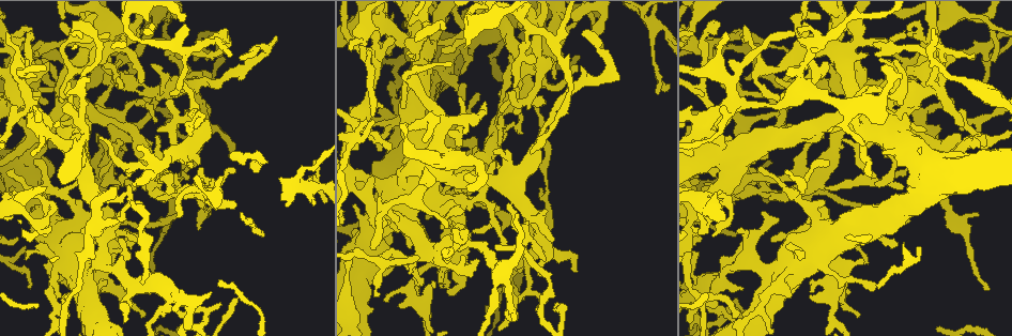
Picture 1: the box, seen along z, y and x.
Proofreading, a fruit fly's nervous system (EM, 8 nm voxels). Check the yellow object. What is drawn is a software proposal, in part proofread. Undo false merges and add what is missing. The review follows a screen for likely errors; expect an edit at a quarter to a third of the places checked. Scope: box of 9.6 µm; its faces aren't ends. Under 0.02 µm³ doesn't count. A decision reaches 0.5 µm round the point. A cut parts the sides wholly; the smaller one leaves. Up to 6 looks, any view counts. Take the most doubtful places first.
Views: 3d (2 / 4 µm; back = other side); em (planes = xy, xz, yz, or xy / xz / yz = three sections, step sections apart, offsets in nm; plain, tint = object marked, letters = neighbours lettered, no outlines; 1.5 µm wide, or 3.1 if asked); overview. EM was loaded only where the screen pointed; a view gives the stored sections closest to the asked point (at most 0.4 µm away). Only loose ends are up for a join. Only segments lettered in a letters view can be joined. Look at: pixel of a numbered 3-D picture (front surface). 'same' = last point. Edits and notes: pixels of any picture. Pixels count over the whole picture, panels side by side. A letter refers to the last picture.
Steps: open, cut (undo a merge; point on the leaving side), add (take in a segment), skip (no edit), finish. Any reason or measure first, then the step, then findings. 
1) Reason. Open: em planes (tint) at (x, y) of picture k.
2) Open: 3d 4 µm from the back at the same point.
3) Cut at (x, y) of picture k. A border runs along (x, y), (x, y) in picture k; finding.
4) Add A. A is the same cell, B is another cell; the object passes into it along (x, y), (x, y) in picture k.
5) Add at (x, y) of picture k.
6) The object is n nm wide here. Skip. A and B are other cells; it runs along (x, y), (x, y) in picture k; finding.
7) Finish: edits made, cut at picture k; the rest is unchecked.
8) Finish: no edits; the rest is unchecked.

Thin neck. Open: 3d 4 µm at (923, 92) of picture 1.

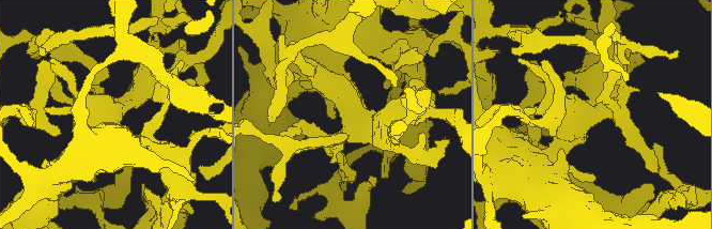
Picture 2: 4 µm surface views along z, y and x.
Open: em planes (letters) at (591, 115) of picture 2.

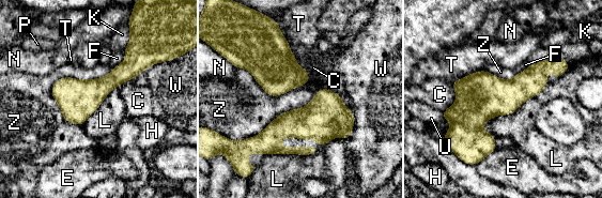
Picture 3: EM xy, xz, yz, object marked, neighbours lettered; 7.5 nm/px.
The longest contact is with L, 600 nm. Skip. C, E, F, H, K, L, N, P, T, U, W and Z are other cells; continuous, no second neuron.

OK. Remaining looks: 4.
Branch point. Open: em xy step 8 (letters) at (136, 100) of picture 1.

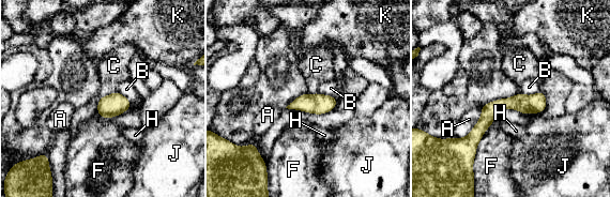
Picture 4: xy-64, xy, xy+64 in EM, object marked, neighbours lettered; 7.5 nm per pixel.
Skip. A, B, C, F, H, J and K are other cells; it runs along (540, 94), (501, 104), (474, 144) in picture 4; continuous, no second neuron.

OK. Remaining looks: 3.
Tapers out. Open: em planes (letters) at (70, 84) of picture 1.

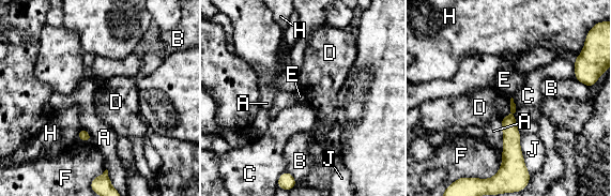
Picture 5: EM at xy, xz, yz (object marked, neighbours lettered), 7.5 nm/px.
Skip. A, B, C, D, E, F, H and J are other cells; a border runs along (573, 61), (575, 76) in picture 5; no lettered segment goes on from it.

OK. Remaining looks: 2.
Finish: no edits; the rest is unchecked.

